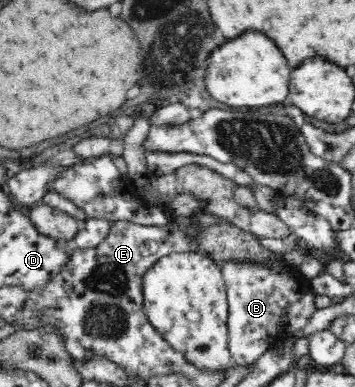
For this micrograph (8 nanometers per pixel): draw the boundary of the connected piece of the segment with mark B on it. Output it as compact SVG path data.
M219 260L217 261L221 276L226 284L226 295L228 296L228 349L234 362L238 366L252 364L268 349L280 342L284 338L293 336L305 328L311 315L319 308L316 305L316 292L310 285L310 279L299 272L299 269L290 267L289 262L284 268L272 264L272 262L262 262L262 260Z

